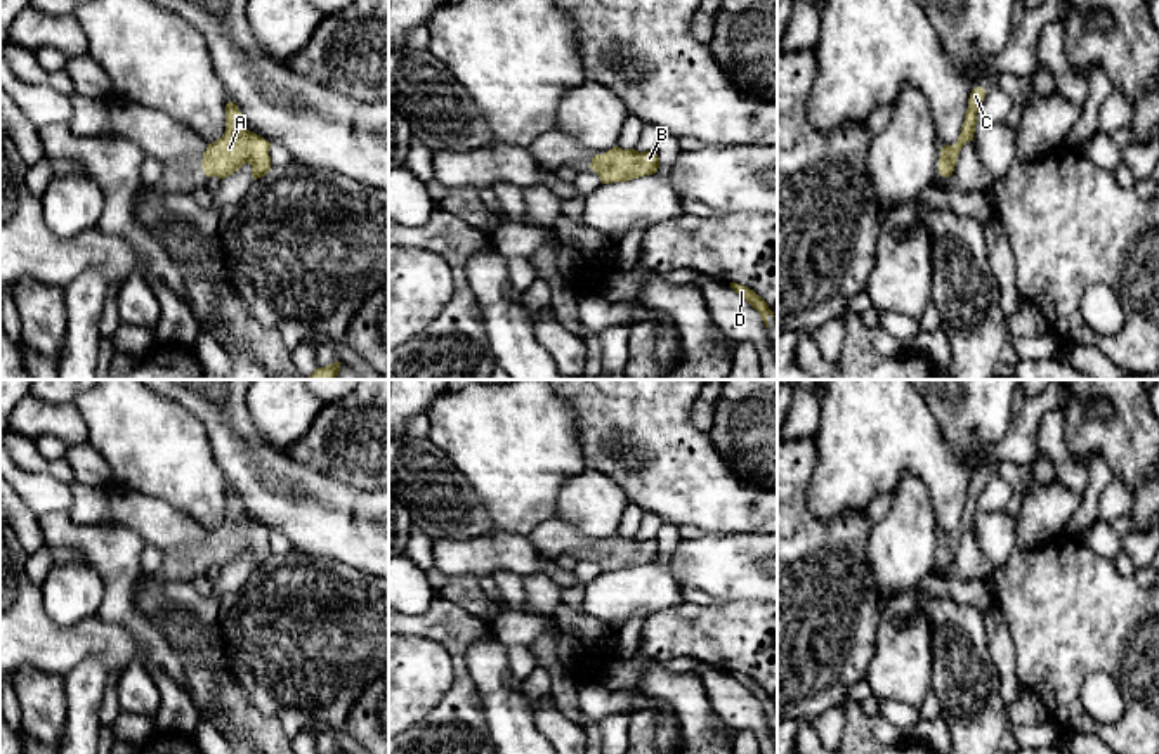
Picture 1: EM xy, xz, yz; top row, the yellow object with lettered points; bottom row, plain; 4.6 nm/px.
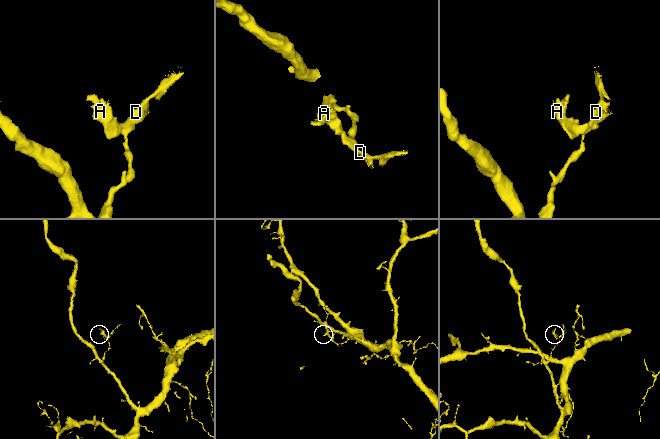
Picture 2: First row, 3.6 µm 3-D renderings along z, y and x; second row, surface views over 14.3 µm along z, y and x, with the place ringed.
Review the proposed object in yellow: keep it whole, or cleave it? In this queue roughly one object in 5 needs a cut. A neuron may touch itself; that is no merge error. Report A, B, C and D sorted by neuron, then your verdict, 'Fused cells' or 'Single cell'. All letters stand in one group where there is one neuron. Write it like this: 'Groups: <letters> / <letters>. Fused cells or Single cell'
Groups: A B C D. Single cell

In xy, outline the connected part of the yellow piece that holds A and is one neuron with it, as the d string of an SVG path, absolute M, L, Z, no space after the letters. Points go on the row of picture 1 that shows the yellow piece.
M234 102L226 104L226 132L208 144L203 153L201 168L206 177L226 179L243 165L252 165L253 180L271 170L271 142L250 132L243 123L243 114Z

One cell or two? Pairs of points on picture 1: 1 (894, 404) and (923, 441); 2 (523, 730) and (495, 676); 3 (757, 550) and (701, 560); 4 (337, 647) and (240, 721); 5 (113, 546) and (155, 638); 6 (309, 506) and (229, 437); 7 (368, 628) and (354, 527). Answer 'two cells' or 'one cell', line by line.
1: one cell
2: one cell
3: one cell
4: two cells
5: one cell
6: one cell
7: two cells

